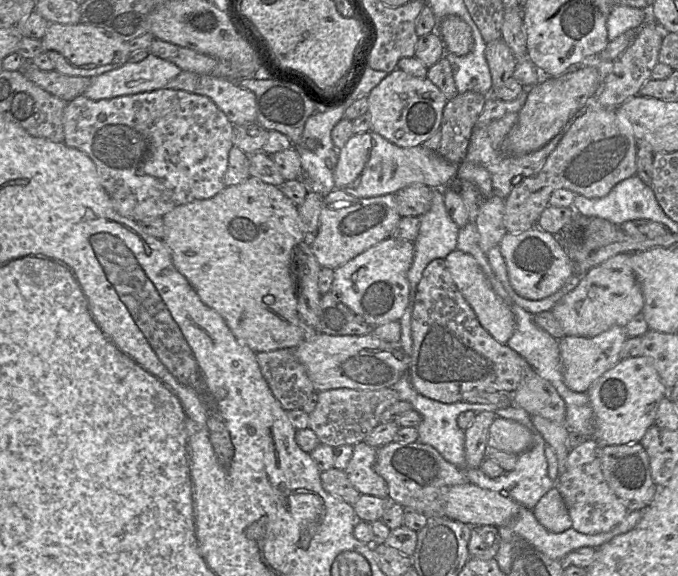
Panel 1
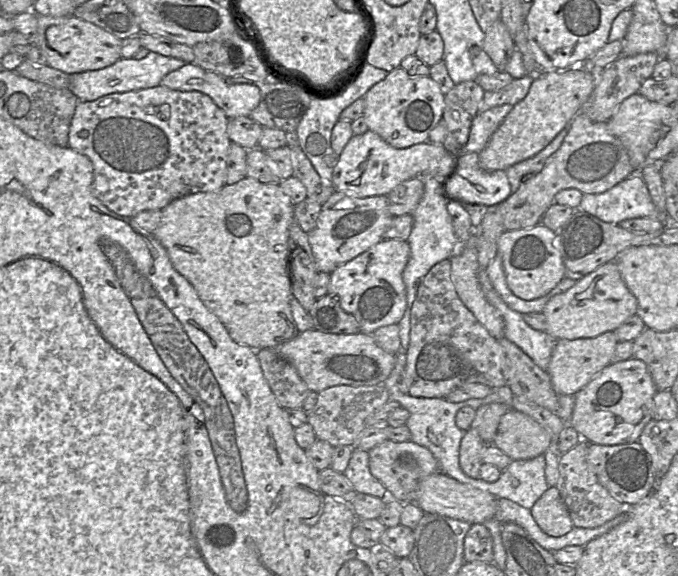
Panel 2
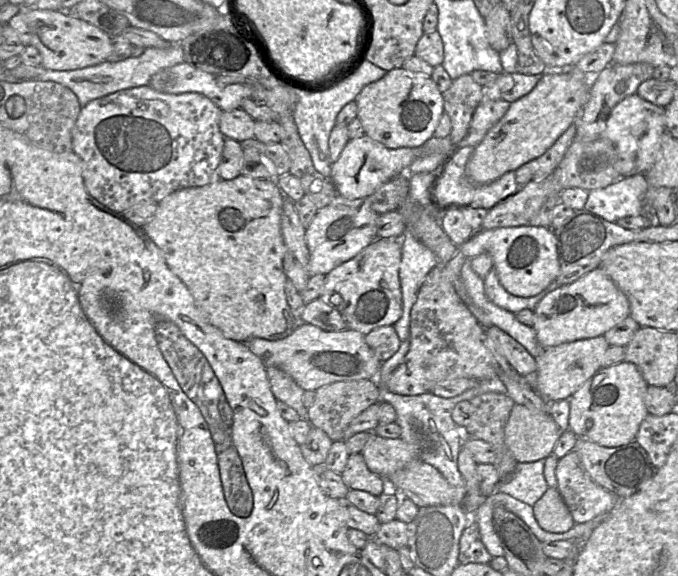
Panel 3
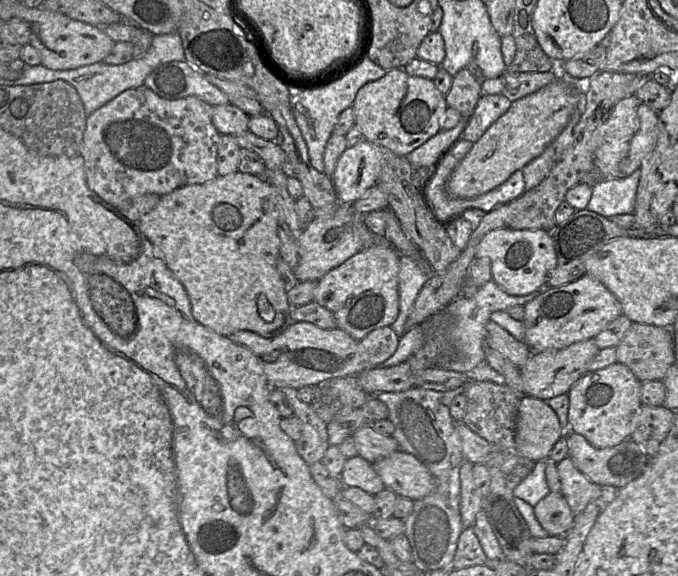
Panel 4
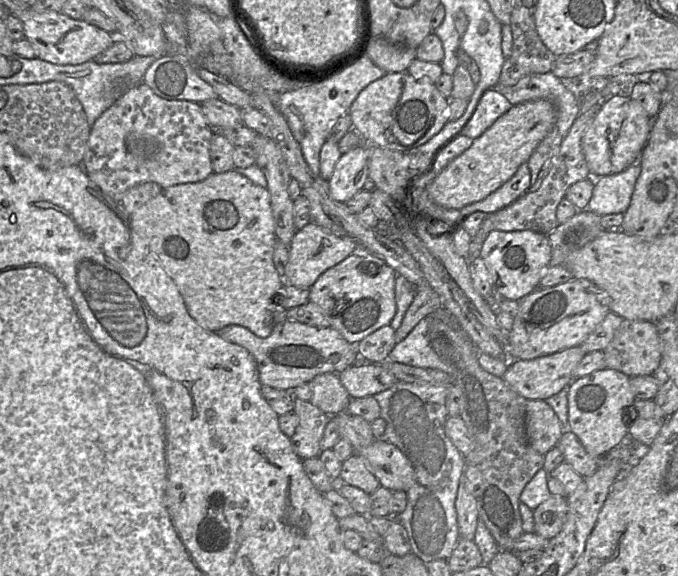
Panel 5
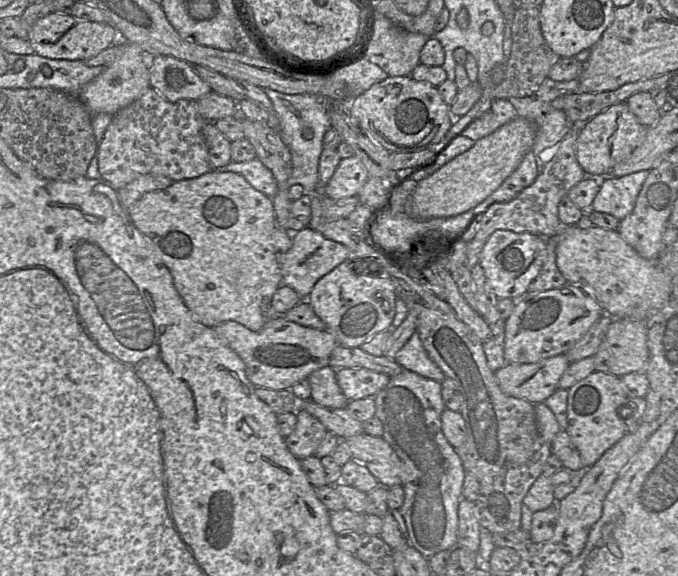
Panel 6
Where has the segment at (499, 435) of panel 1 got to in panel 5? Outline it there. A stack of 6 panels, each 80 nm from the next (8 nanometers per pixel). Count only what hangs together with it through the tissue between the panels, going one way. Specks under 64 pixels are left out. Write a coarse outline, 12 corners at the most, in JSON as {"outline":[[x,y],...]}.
{"outline":[[545,400],[527,401],[528,443],[544,456],[563,435]]}

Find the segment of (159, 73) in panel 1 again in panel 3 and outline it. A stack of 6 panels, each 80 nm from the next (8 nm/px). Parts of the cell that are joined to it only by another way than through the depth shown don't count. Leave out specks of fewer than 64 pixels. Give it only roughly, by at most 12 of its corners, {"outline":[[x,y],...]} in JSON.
{"outline":[[181,44],[82,69],[47,70],[37,80],[69,88],[82,107],[149,85],[184,62]]}

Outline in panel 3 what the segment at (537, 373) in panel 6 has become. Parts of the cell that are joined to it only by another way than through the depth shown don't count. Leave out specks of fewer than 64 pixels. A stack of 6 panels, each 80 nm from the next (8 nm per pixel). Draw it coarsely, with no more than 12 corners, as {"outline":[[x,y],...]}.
{"outline":[[599,336],[545,349],[535,390],[569,400],[602,368]]}

